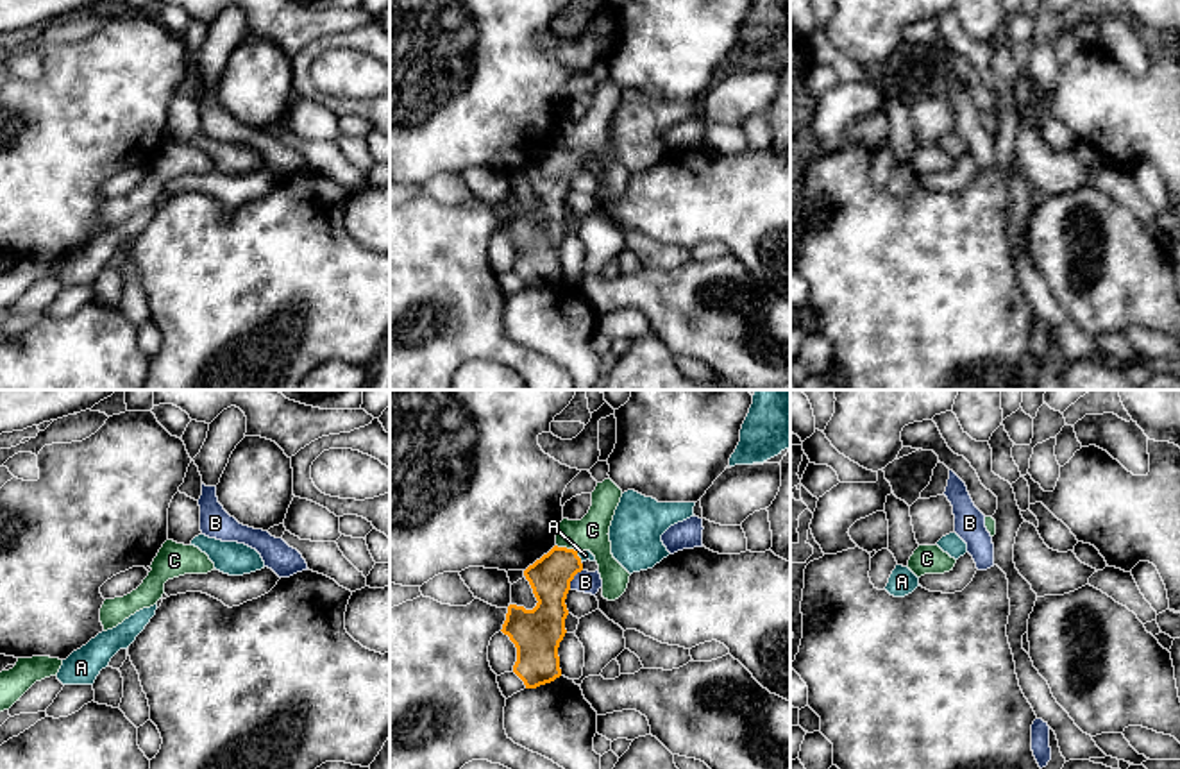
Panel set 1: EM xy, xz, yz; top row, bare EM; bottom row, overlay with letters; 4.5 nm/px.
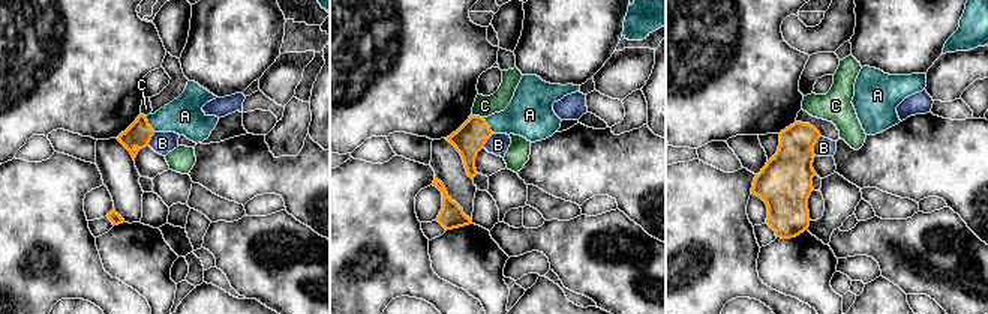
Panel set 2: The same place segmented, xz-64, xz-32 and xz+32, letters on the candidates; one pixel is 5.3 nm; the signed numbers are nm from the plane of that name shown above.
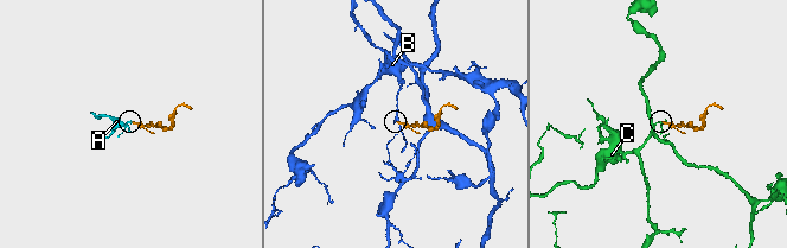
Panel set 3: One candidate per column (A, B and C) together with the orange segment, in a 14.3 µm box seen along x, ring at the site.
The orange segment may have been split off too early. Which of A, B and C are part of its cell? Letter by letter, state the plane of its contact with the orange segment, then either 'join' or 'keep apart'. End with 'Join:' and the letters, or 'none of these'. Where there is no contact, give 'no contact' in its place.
A: contact in xz; join
B: contact in xz; keep apart
C: contact in xz; keep apart
Join: A

